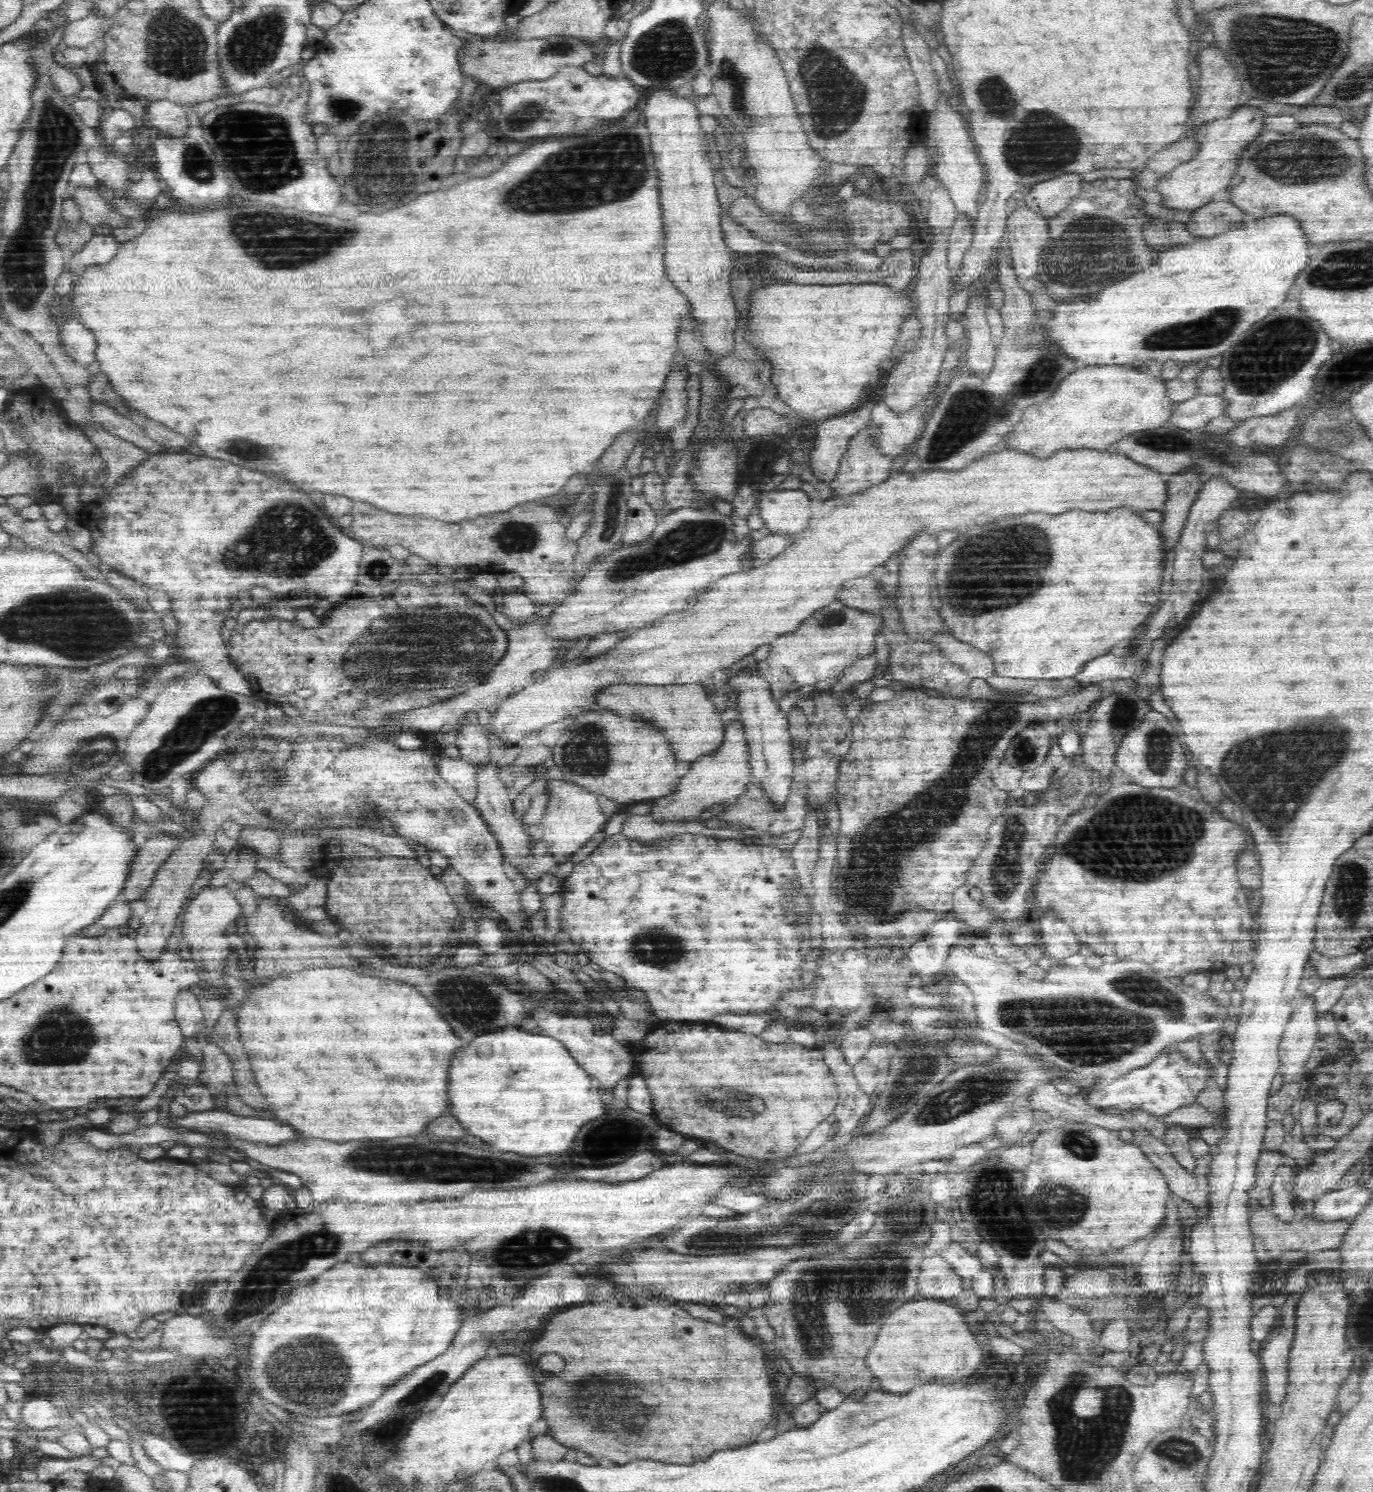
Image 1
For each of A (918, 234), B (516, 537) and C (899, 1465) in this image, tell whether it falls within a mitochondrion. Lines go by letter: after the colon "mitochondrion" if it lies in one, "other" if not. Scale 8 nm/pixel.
A: other
B: mitochondrion
C: other

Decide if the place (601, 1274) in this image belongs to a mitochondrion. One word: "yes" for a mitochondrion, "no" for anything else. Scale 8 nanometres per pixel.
no

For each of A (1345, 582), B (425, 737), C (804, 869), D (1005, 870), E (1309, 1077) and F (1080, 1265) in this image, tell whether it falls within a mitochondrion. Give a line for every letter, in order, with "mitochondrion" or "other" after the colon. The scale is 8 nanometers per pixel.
A: other
B: other
C: other
D: mitochondrion
E: other
F: other

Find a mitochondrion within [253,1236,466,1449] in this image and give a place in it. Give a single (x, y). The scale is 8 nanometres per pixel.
(415, 1398)

